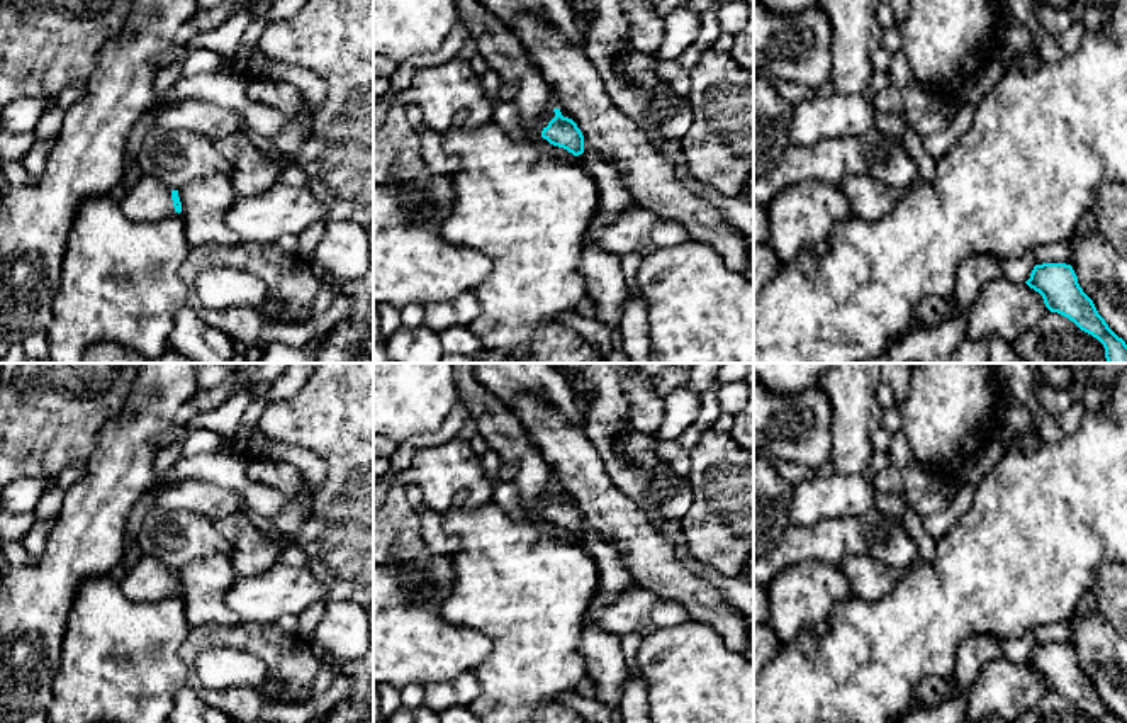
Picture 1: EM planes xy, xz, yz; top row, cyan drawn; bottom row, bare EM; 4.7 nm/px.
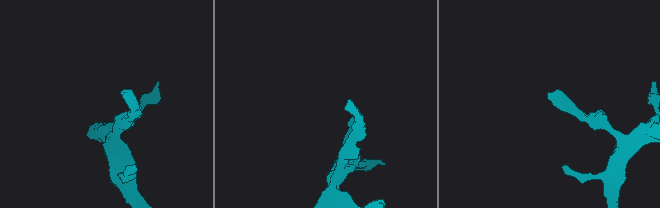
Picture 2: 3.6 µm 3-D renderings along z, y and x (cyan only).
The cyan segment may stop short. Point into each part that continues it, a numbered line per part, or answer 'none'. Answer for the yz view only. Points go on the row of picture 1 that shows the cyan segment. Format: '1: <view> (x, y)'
none

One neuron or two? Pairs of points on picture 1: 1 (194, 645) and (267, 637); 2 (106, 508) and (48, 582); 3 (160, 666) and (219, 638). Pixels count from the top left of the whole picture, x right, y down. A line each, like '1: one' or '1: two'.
1: one
2: one
3: two

